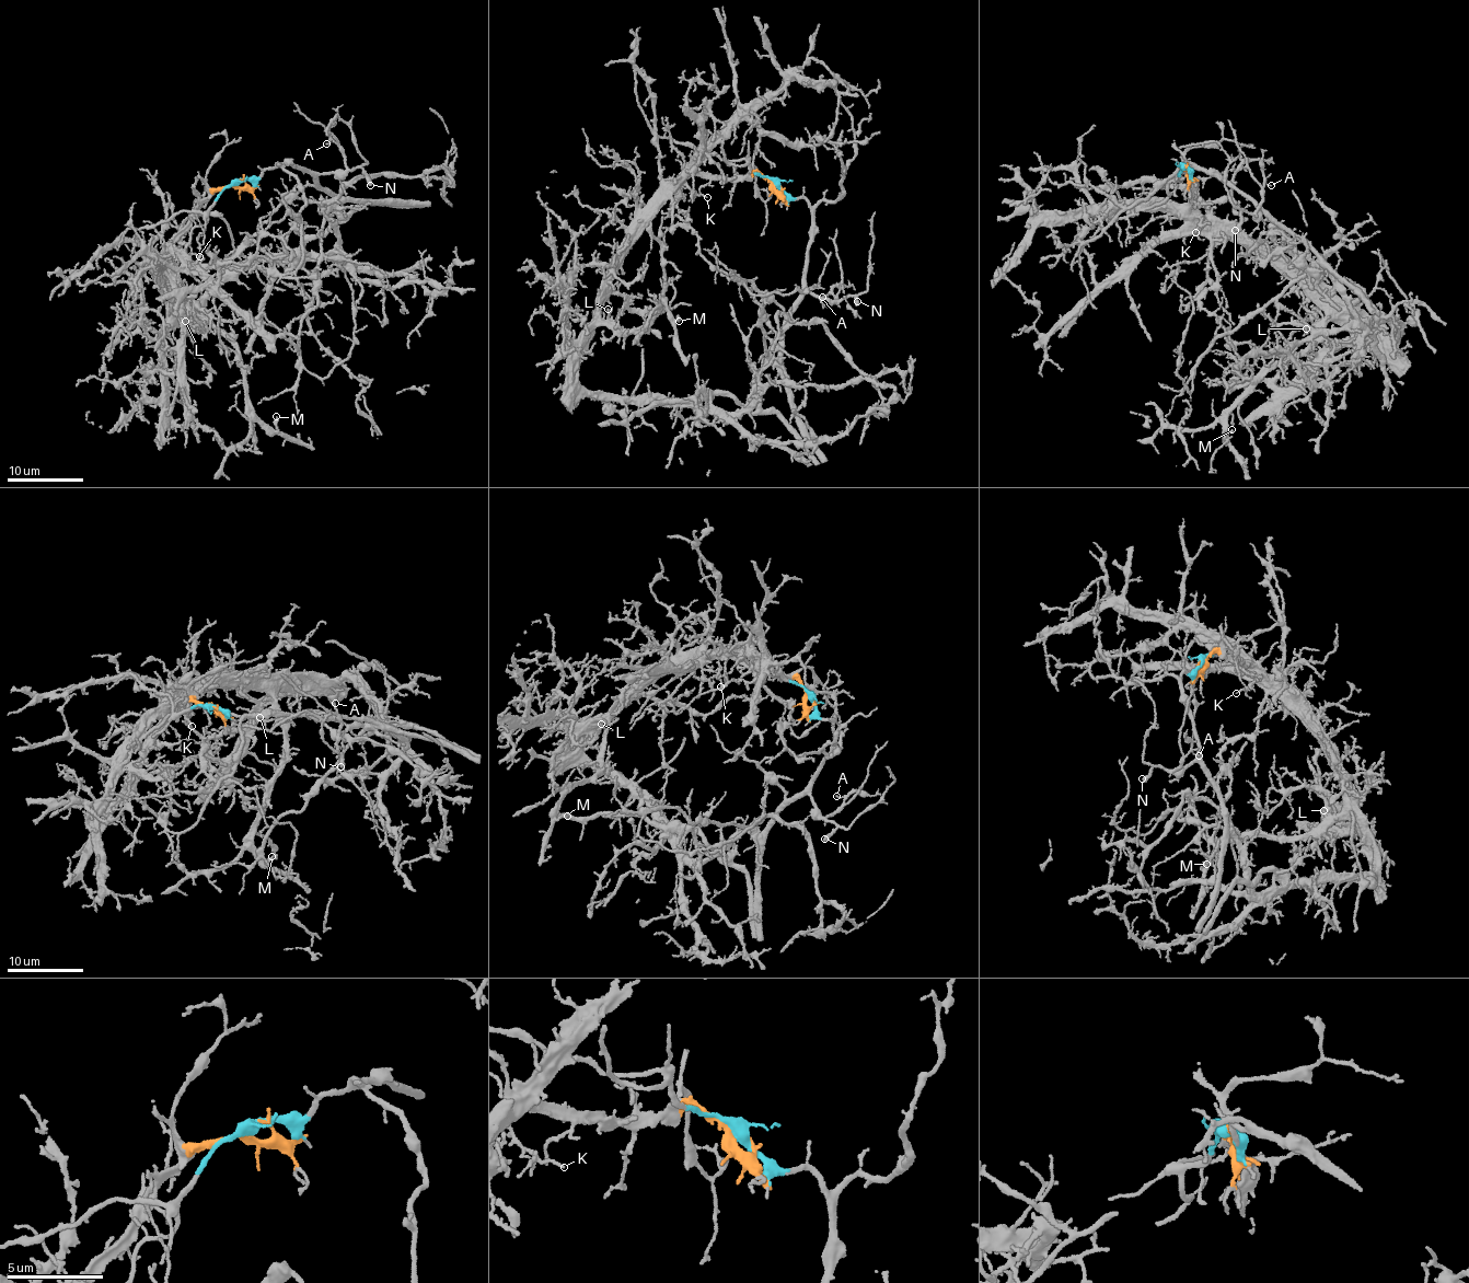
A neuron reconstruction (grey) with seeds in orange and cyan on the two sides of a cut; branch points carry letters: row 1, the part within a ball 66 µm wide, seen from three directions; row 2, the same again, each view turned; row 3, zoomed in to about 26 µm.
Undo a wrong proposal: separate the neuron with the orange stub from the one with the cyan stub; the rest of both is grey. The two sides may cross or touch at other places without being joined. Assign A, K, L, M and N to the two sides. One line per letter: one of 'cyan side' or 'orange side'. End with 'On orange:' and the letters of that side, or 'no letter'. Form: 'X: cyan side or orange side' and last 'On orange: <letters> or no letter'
A: cyan side
K: orange side
L: orange side
M: orange side
N: cyan side
On orange: K, L, M

